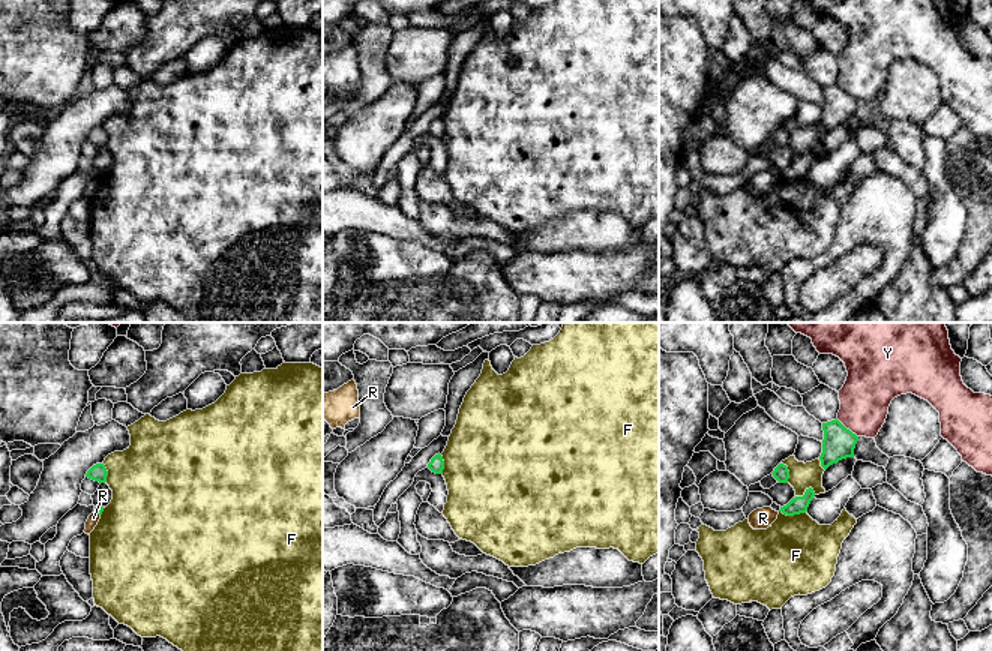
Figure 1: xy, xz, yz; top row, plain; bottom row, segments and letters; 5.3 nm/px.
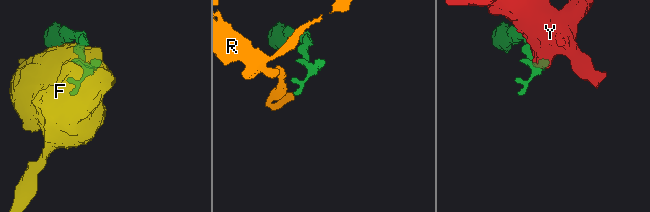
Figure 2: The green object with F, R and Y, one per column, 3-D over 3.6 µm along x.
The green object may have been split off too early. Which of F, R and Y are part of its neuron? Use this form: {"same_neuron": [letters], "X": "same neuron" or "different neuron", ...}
{"same_neuron": [], "F": "different neuron", "R": "different neuron", "Y": "different neuron"}

